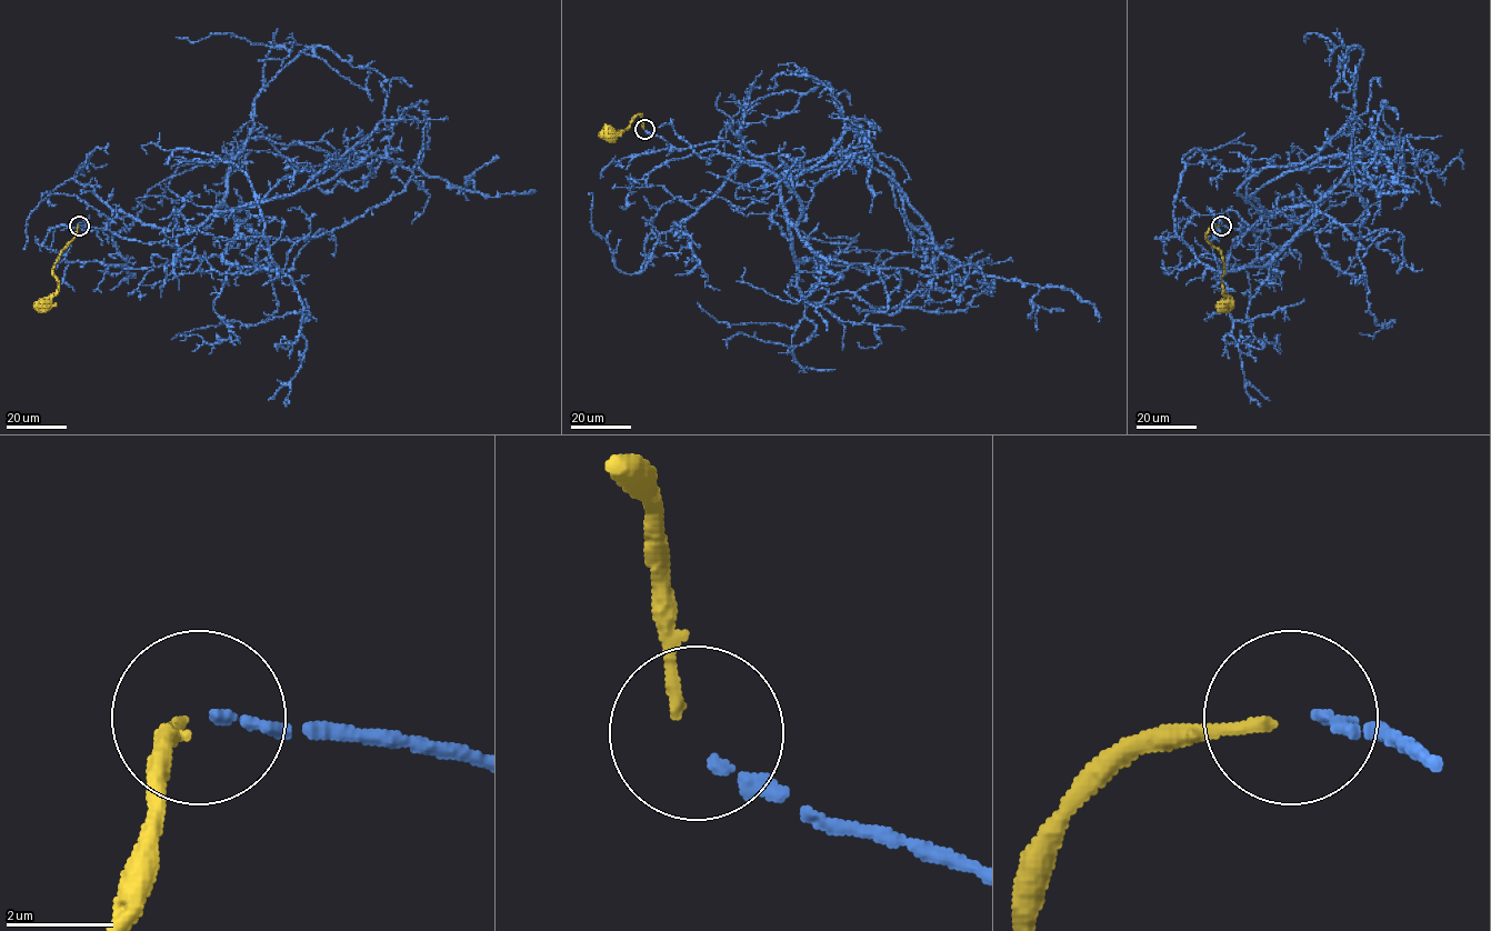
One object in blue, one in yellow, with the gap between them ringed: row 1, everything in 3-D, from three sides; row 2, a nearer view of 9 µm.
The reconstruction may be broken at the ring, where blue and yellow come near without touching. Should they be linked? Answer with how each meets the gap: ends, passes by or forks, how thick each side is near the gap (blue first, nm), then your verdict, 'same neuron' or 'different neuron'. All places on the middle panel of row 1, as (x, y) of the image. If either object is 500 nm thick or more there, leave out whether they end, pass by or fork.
blue ends there; yellow ends there; 220 nm thick on the blue side, 240 nm on the other; same neuron

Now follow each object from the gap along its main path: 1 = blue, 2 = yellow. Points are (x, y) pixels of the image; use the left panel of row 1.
1: (80, 224), (161, 242), (223, 204), (236, 239), (223, 258), (279, 270), (234, 164), (152, 142), (147, 153)
2: (78, 224), (52, 269), (58, 291), (46, 304)

